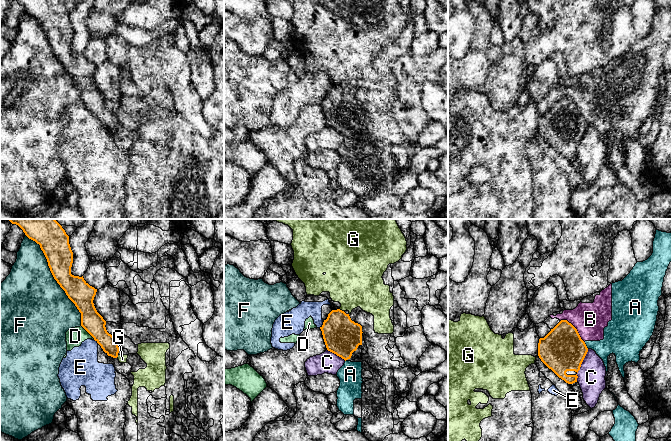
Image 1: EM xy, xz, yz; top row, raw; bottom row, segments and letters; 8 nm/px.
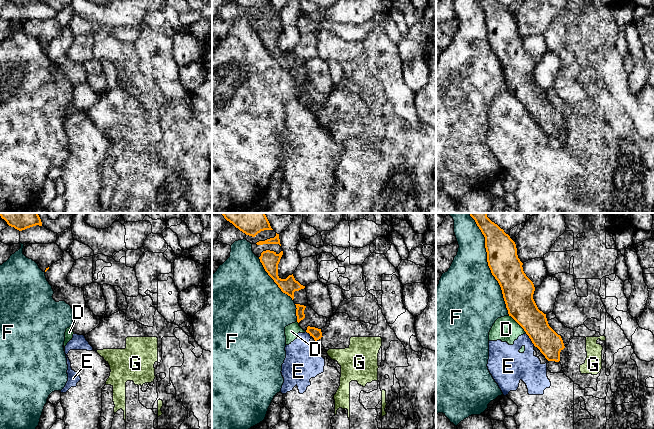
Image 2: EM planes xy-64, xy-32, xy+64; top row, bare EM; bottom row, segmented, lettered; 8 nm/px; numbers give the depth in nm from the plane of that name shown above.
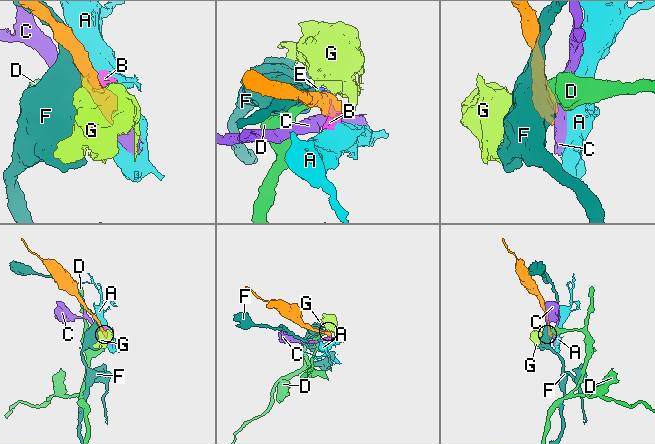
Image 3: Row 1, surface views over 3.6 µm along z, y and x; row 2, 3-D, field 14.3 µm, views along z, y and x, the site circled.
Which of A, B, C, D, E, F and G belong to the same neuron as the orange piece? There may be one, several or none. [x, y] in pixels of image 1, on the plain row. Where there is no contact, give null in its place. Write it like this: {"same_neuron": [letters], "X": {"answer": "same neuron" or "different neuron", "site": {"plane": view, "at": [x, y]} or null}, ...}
{"same_neuron": [], "A": {"answer": "different neuron", "site": {"plane": "yz", "at": [585, 121]}}, "B": {"answer": "different neuron", "site": {"plane": "yz", "at": [575, 104]}}, "C": {"answer": "different neuron", "site": {"plane": "yz", "at": [580, 141]}}, "D": {"answer": "different neuron", "site": {"plane": "xy", "at": [87, 107]}}, "E": {"answer": "different neuron", "site": {"plane": "xz", "at": [322, 101]}}, "F": {"answer": "different neuron", "site": {"plane": "xy", "at": [54, 54]}}, "G": {"answer": "different neuron", "site": {"plane": "xz", "at": [341, 86]}}}

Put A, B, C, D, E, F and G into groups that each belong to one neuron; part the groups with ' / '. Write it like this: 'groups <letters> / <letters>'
groups A B / C / D E / F / G

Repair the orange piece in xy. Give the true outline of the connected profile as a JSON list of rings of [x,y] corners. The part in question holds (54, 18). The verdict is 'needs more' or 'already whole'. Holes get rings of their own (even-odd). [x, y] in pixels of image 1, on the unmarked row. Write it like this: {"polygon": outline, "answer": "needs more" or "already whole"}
{"polygon": [[[60,0],[16,1],[29,15],[40,21],[54,55],[81,89],[81,102],[108,132],[117,134],[119,129],[117,117],[107,108],[106,97],[97,88],[93,79],[97,65],[90,62],[83,52],[71,50],[73,28],[69,12],[62,2]]], "answer": "already whole"}

